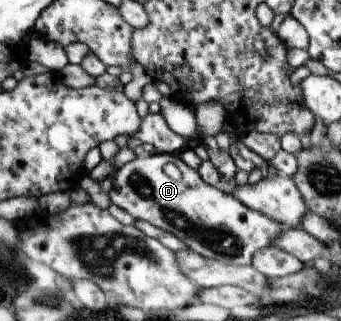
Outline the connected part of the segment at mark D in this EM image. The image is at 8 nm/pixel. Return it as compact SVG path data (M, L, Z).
M155 152L150 158L136 157L116 172L108 194L112 204L122 208L135 219L149 222L162 230L171 232L184 240L191 251L197 252L208 260L217 260L231 267L251 265L254 254L266 248L270 242L274 242L274 238L282 234L284 229L282 224L274 222L272 218L250 210L232 194L224 194L218 188L204 182L198 171L186 166L177 154Z

